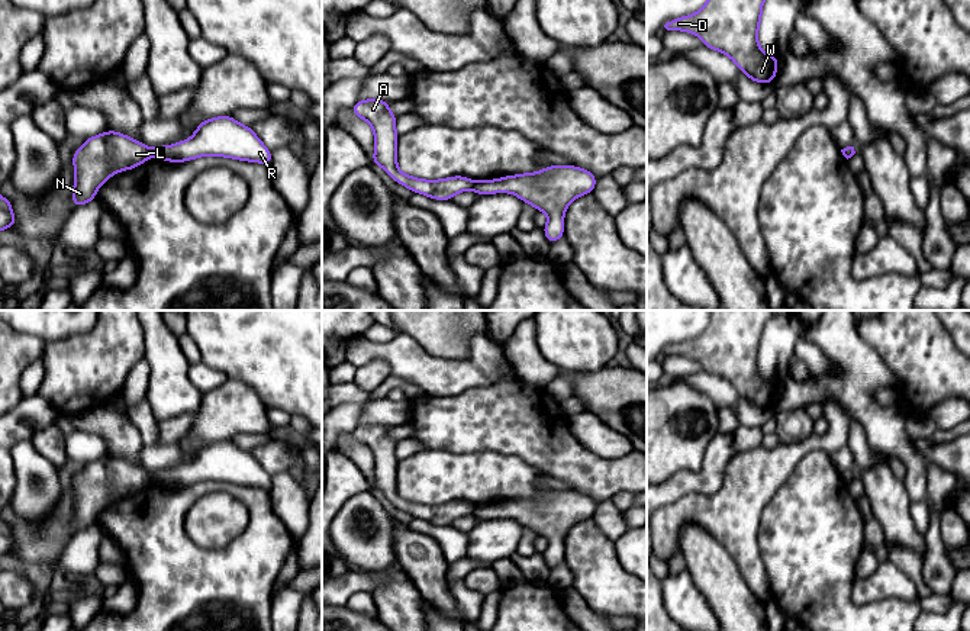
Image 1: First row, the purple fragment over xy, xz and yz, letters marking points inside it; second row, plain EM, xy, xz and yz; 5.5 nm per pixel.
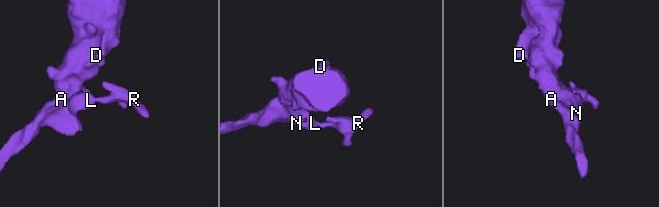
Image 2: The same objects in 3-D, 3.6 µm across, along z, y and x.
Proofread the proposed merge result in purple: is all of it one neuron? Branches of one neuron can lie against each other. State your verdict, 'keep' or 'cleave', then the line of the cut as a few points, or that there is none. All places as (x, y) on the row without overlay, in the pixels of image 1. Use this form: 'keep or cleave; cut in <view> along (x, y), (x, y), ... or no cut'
cleave; cut in xy along (148, 473), (151, 480)

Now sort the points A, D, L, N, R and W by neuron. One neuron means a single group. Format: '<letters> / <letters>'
A D L N W / R

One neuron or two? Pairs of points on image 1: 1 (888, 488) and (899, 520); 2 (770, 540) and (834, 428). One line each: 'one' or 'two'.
1: one
2: two

